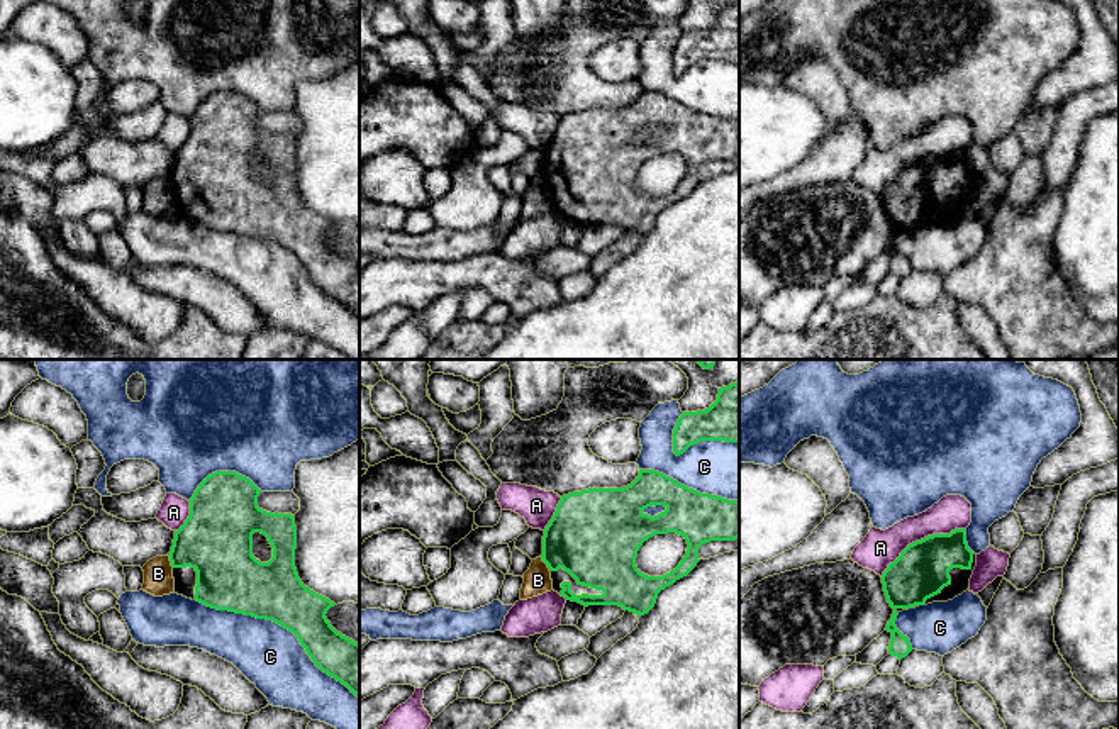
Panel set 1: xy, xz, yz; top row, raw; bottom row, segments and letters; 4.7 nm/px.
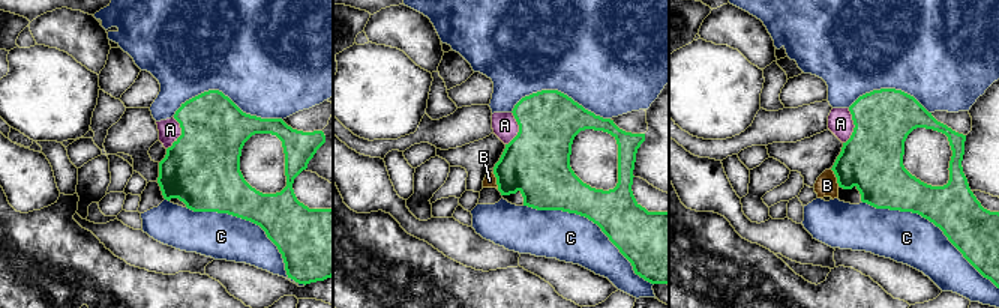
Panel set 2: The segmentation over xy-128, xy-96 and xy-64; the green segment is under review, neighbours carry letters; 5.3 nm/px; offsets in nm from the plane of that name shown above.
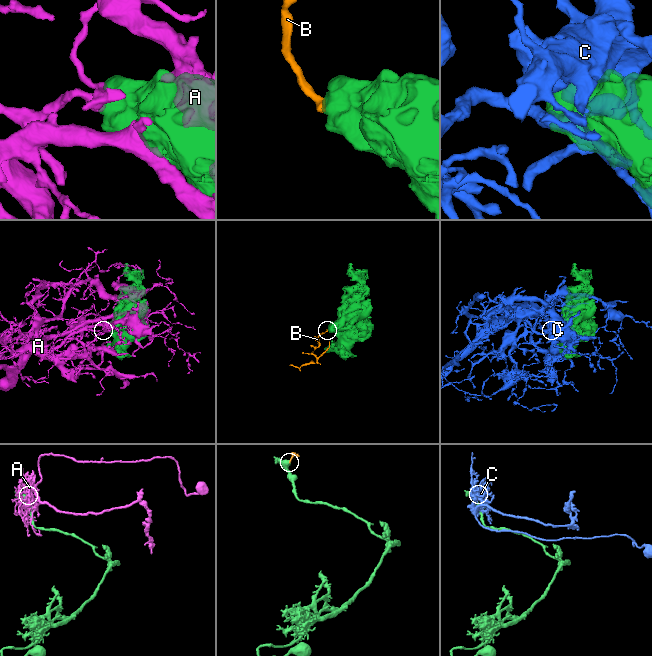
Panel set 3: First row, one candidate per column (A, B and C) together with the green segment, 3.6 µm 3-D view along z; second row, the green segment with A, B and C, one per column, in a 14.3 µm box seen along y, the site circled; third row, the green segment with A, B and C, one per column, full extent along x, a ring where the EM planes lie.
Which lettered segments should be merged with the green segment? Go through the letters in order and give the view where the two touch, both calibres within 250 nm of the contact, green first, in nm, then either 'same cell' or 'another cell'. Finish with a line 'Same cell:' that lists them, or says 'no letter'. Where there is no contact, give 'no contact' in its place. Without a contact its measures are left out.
A: yz | 260/170 nm | another cell
B: xy | 340/140 nm | another cell
C: xy | 280/300 nm | another cell
Same cell: no letter

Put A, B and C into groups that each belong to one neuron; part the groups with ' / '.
A / B / C

